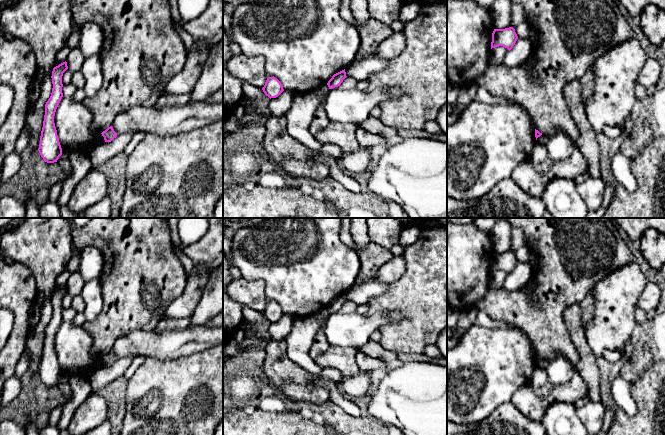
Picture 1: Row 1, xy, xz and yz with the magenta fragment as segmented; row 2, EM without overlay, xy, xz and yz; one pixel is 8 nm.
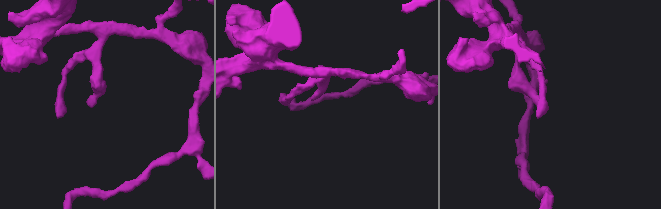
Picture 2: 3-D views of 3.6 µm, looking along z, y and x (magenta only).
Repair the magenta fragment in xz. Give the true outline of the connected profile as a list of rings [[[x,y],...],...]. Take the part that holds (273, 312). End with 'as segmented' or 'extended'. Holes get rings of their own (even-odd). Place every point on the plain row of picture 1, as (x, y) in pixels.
[[[268,301],[262,314],[270,323],[278,321],[284,315],[281,306],[275,301]]]; as segmented

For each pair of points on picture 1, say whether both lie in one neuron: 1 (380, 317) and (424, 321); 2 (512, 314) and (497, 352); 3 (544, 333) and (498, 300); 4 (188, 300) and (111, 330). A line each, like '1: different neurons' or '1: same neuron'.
1: different neurons
2: different neurons
3: same neuron
4: different neurons

